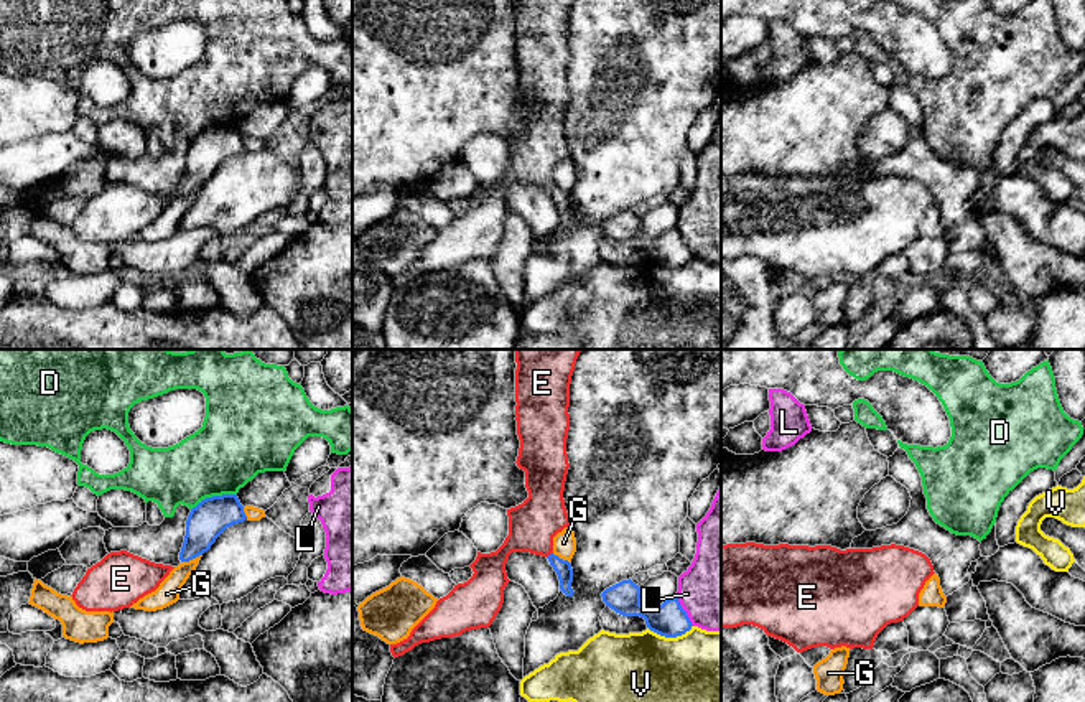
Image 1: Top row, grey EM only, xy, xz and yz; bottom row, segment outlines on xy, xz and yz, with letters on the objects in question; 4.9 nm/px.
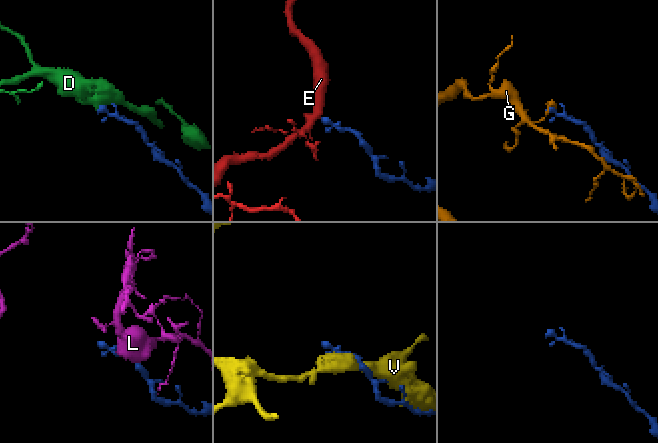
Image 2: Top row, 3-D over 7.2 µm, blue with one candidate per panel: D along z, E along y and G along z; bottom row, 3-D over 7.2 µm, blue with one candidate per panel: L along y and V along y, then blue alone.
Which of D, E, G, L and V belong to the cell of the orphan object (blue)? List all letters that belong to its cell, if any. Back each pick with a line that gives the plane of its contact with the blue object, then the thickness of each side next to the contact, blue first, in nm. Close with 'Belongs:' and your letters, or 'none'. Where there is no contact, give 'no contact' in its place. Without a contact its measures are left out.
E: xz | 80/240 nm
Belongs: E

